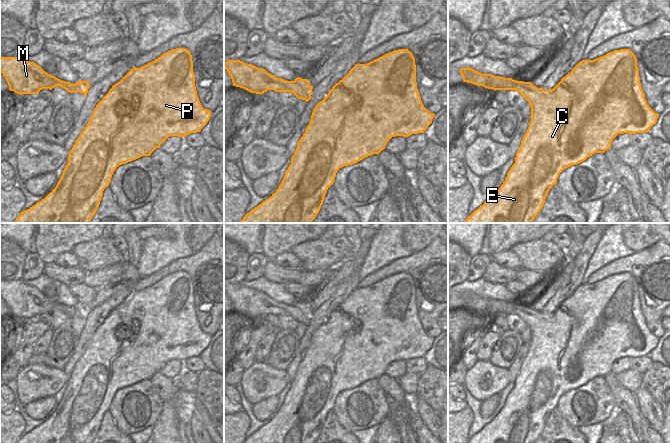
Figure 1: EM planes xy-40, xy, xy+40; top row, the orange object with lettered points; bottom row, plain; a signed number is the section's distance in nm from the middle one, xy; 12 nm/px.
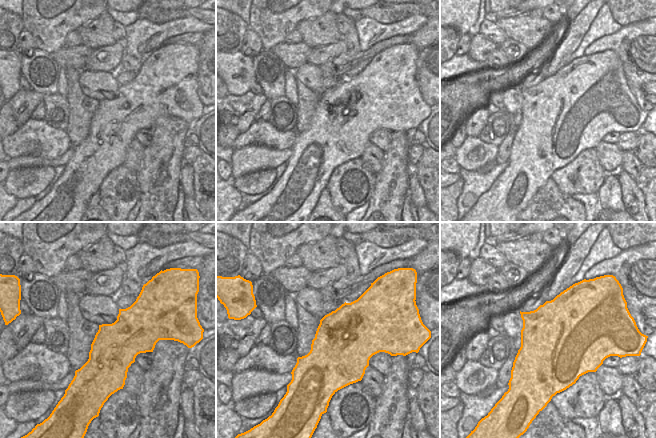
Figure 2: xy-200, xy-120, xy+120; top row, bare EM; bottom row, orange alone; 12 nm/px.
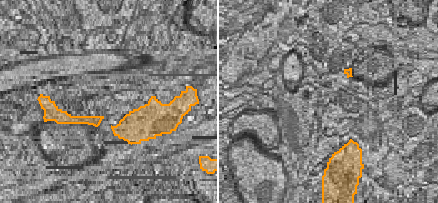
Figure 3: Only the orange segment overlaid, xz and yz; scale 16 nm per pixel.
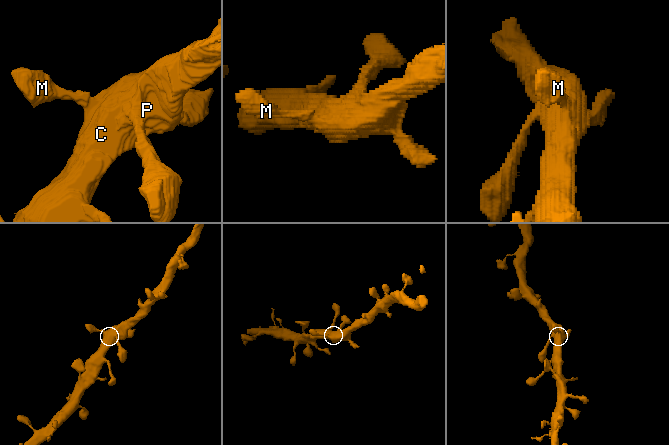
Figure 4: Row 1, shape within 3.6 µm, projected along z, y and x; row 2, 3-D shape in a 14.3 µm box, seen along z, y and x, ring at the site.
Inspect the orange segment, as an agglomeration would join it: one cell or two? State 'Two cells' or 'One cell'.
One cell

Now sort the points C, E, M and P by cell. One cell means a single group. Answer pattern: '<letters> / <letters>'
C E M P

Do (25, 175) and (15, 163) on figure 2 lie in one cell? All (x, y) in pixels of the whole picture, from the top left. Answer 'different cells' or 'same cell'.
different cells

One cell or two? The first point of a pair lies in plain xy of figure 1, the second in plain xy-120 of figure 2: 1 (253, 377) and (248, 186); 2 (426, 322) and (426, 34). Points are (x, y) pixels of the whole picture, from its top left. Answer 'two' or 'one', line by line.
1: two
2: one

